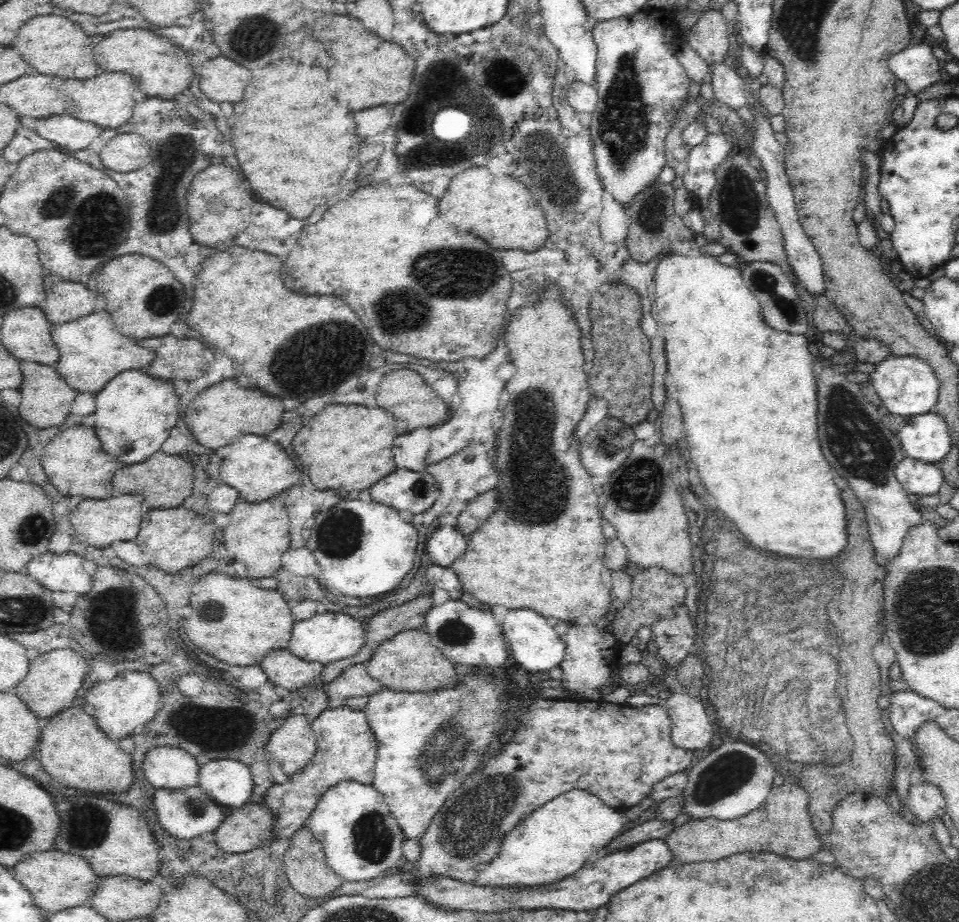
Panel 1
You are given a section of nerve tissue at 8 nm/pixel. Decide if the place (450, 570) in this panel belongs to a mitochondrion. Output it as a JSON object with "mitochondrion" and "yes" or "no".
{"mitochondrion":"no"}

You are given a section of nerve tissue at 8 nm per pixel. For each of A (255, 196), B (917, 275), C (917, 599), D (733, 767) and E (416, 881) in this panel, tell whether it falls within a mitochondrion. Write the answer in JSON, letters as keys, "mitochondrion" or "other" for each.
{"A":"other","B":"other","C":"mitochondrion","D":"mitochondrion","E":"other"}

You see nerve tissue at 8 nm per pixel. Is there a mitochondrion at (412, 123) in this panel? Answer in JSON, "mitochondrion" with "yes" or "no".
{"mitochondrion":"no"}

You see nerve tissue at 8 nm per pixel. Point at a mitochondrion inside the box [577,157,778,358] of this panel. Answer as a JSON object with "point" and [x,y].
{"point":[740,205]}

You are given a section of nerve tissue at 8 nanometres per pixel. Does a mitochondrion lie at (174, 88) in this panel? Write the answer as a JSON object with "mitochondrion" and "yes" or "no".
{"mitochondrion":"no"}

